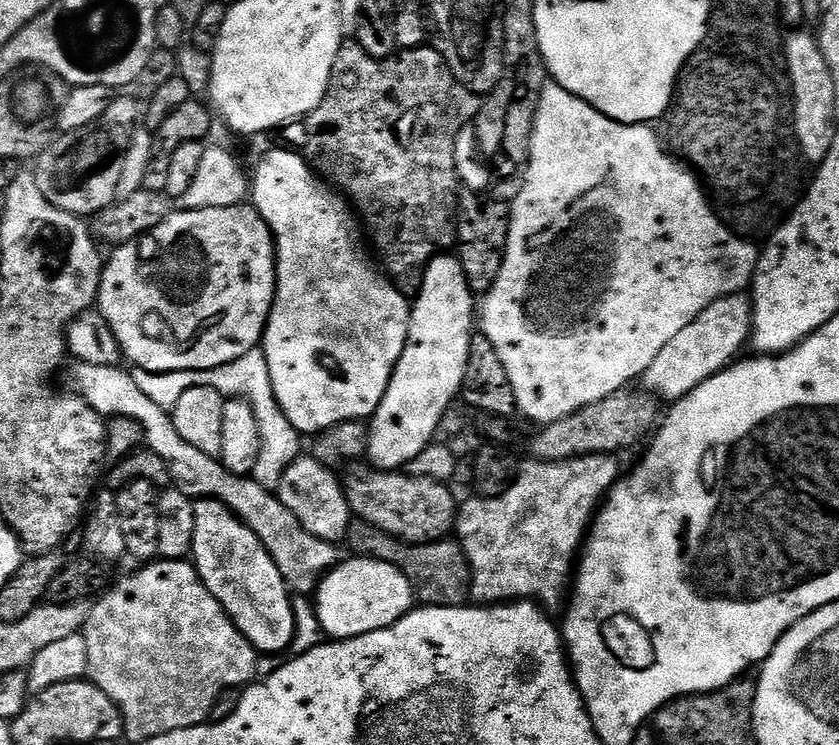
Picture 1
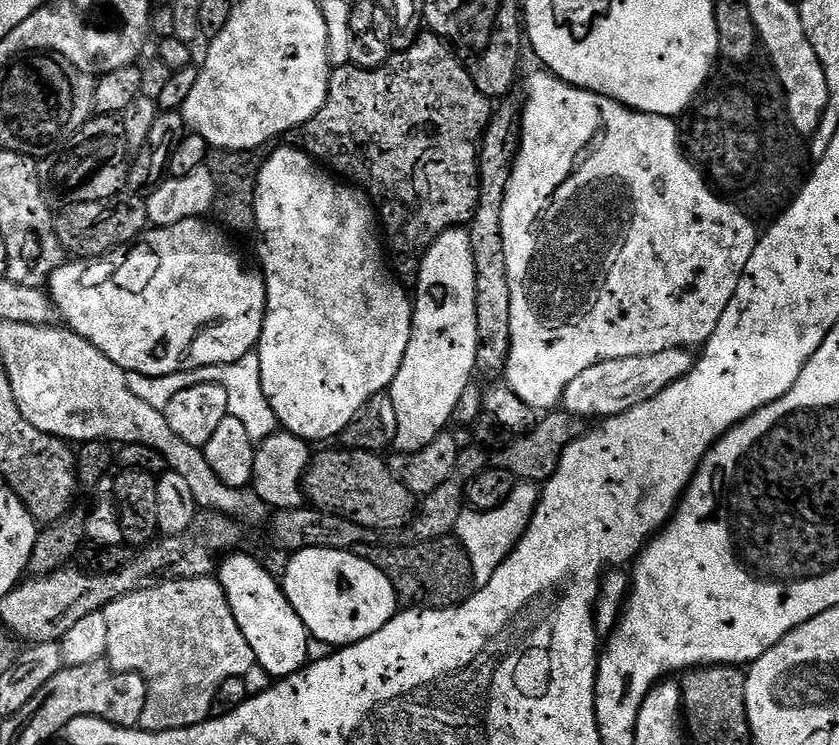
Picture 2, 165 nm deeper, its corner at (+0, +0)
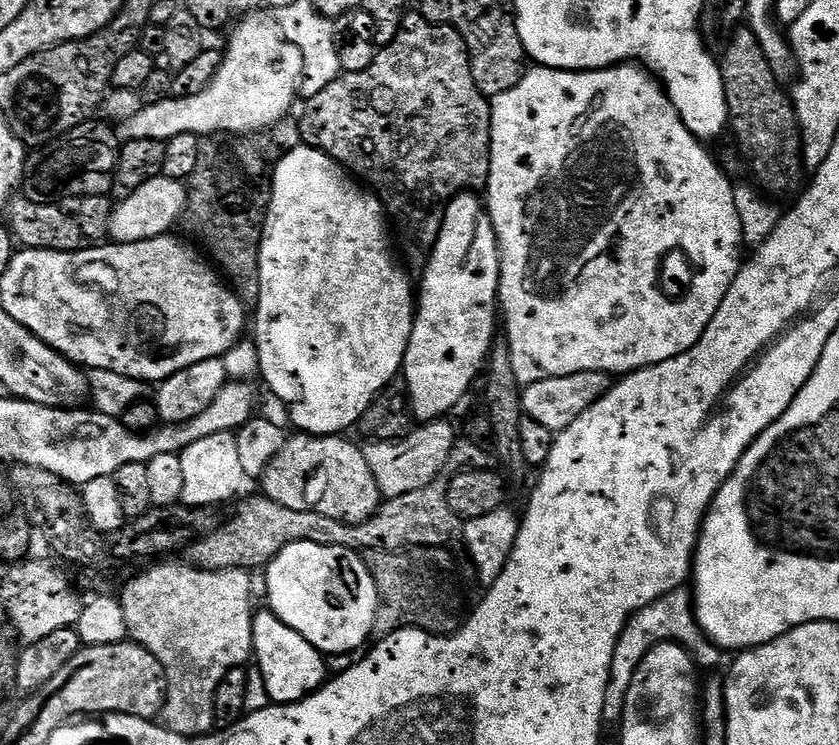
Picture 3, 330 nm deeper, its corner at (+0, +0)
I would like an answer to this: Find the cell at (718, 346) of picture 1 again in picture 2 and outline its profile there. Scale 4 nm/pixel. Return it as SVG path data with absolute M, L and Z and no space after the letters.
M671 348L670 350L662 350L662 354L646 354L645 356L614 358L606 362L598 362L594 366L589 366L588 369L582 370L582 374L578 374L578 378L574 378L574 382L570 382L570 386L566 386L562 401L563 411L570 413L571 416L581 418L589 418L588 416L607 418L622 414L634 406L642 406L642 402L650 402L650 398L654 398L662 390L666 390L666 386L678 382L678 378L682 378L692 369L694 363L692 355L693 353L689 349Z

